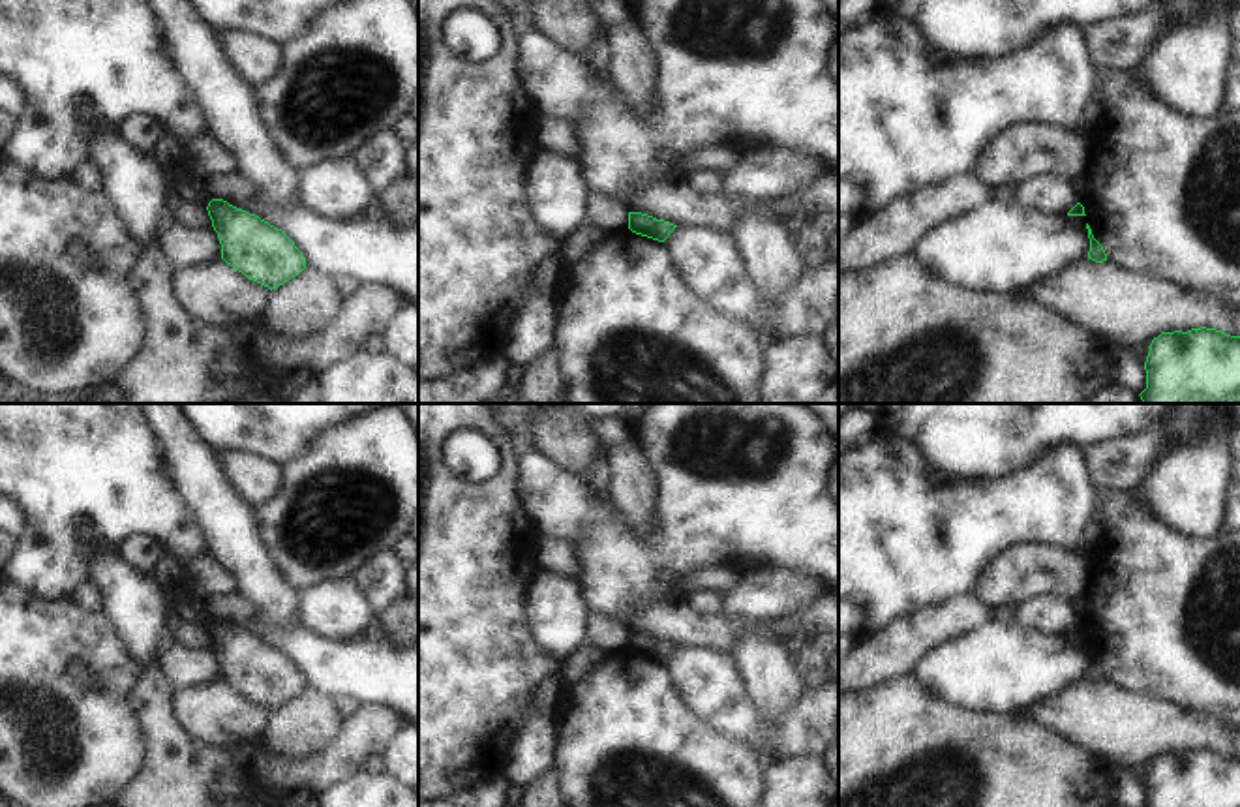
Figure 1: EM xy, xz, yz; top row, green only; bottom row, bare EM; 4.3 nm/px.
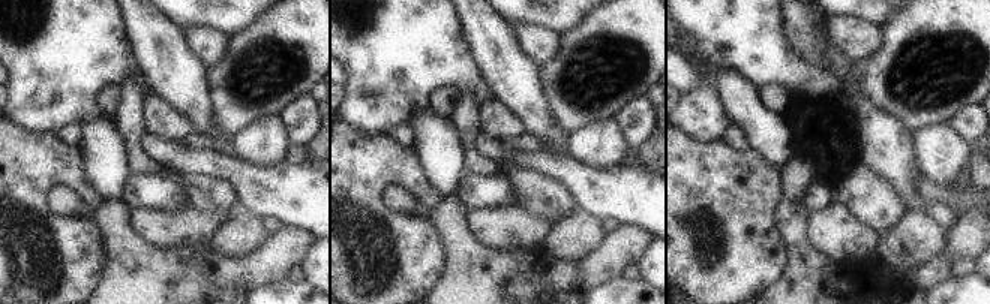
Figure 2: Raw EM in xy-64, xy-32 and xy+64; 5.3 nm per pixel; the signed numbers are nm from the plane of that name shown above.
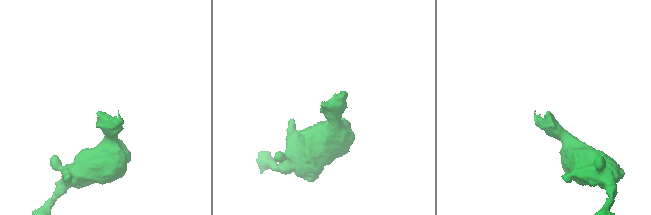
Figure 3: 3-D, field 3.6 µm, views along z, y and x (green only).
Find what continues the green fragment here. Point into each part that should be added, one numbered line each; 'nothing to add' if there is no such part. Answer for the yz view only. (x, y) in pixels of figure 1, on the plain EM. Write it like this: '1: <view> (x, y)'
nothing to add

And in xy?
nothing to add

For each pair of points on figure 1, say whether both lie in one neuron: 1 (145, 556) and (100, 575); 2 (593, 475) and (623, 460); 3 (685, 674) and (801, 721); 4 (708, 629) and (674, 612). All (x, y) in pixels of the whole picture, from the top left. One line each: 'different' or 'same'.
1: different
2: different
3: same
4: same

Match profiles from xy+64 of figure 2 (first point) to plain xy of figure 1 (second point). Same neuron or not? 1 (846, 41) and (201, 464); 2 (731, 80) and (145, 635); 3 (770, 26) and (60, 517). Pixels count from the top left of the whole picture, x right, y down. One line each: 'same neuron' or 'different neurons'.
1: different neurons
2: same neuron
3: same neuron

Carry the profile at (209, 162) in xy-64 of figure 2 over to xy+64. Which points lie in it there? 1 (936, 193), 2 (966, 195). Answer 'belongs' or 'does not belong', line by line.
1: belongs
2: belongs

